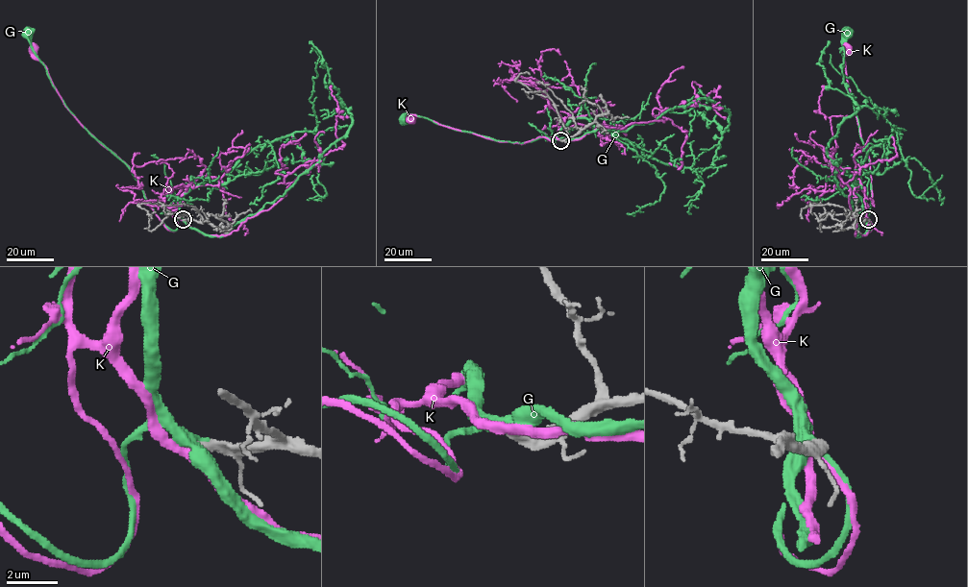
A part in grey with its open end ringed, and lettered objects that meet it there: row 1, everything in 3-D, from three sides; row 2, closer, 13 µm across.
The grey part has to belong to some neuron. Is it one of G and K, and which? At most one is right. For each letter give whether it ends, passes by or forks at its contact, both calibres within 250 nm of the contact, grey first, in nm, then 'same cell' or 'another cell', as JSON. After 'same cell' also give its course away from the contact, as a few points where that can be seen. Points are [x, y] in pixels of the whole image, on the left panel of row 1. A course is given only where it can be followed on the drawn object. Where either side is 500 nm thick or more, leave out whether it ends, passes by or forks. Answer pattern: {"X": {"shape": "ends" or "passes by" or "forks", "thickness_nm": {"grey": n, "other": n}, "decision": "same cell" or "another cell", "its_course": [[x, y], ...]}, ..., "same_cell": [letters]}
{"G": {"shape": "passes by", "thickness_nm": {"grey": 480, "other": 320}, "decision": "another cell"}, "K": {"shape": "passes by", "thickness_nm": {"grey": 360, "other": 360}, "decision": "another cell"}, "same_cell": []}

